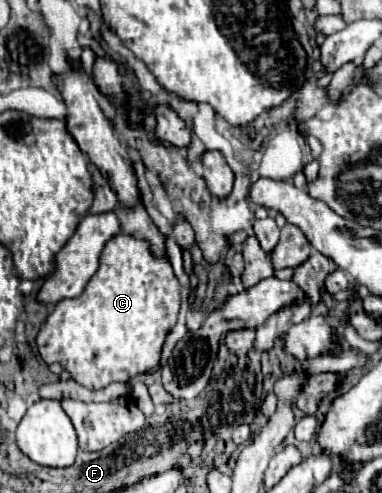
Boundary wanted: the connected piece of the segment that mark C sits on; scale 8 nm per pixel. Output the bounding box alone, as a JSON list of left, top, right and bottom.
[37,233,181,391]

